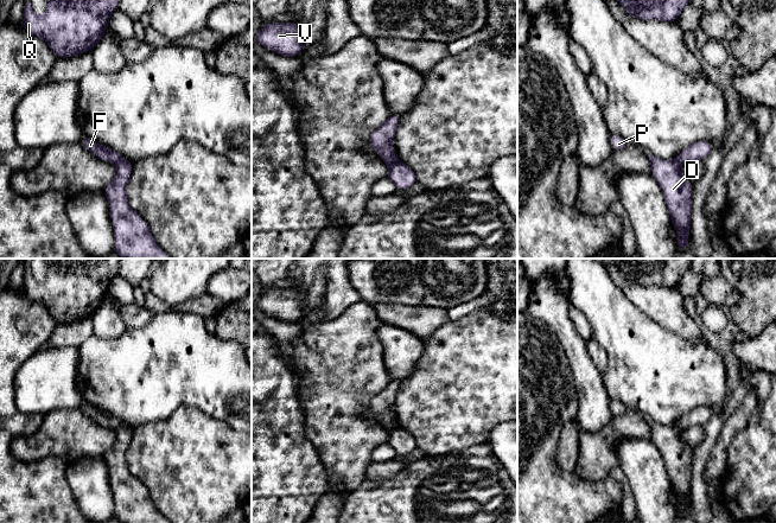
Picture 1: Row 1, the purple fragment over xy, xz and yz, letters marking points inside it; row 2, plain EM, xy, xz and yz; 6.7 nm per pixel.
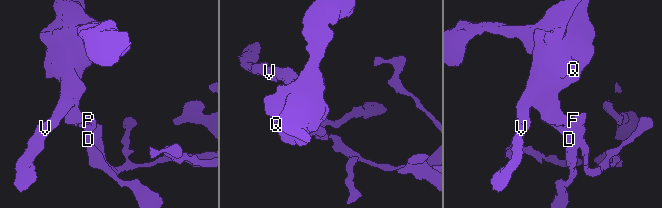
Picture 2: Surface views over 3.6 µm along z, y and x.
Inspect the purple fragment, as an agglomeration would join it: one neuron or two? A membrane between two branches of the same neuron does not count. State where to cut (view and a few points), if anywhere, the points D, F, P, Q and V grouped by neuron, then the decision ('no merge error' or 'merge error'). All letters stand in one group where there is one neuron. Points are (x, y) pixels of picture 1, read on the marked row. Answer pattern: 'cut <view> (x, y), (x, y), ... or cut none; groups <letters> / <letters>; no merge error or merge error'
cut xz (398, 160), (388, 165); groups D P Q V / F; merge error

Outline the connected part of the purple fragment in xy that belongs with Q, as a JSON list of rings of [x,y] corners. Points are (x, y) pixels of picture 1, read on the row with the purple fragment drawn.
[[[27,0],[21,26],[30,34],[43,38],[57,58],[70,58],[91,51],[101,42],[116,8],[119,0],[47,0],[46,13],[40,18]]]

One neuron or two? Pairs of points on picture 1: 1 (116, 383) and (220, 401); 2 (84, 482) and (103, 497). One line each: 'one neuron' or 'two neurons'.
1: one neuron
2: one neuron

